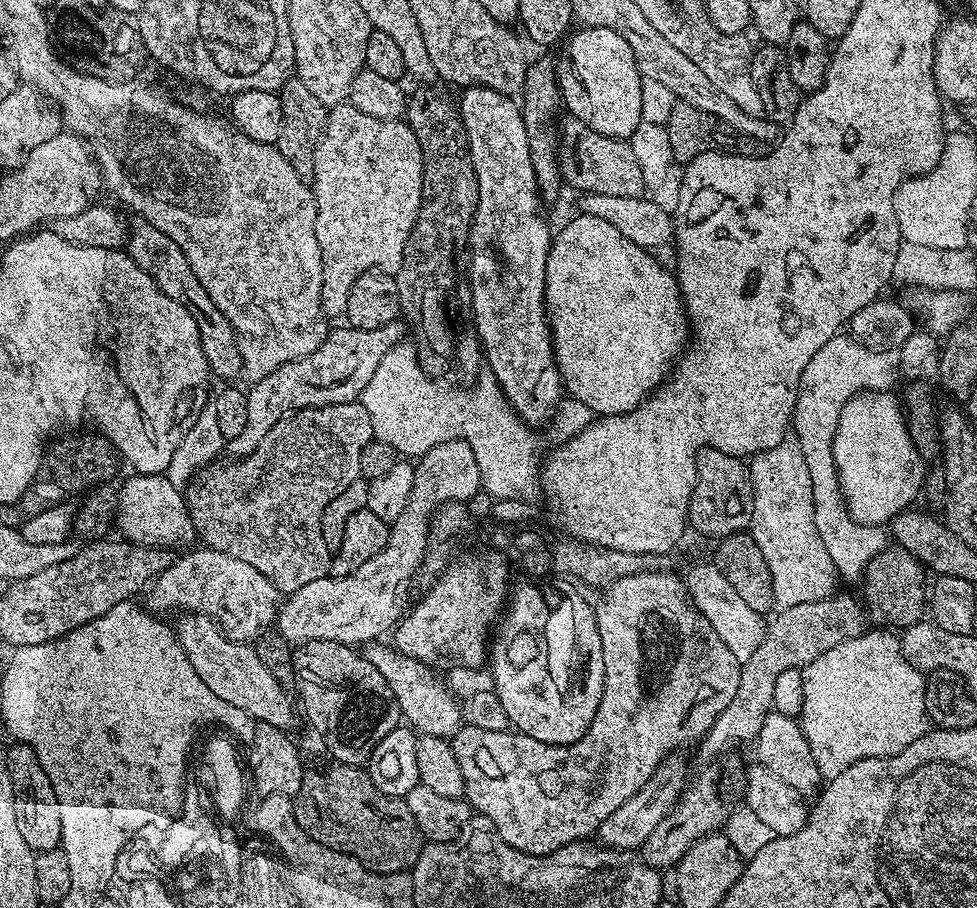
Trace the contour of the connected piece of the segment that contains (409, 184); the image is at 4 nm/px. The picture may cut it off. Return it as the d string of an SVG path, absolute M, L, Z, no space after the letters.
M341 102L328 108L328 121L314 150L310 187L316 198L316 237L322 250L322 310L325 317L344 316L350 286L366 270L377 268L395 274L402 266L406 242L416 225L422 202L424 159L414 130L403 119L383 120L362 114L353 104Z

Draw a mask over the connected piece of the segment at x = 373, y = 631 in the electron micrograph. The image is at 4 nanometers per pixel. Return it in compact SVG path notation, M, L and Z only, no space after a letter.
M451 440L442 442L431 448L425 456L419 457L414 464L414 486L410 490L410 502L406 502L406 510L398 514L396 520L391 521L386 538L386 546L374 558L362 562L358 570L349 576L333 576L331 574L318 578L318 582L310 582L302 586L302 590L287 593L276 613L275 631L286 638L289 644L299 646L311 640L329 640L349 646L362 646L367 642L376 642L381 639L383 632L391 633L402 619L404 608L404 591L424 556L427 544L430 544L430 519L436 509L451 500L471 501L475 492L479 493L480 471L478 458L474 458L474 450L467 440Z

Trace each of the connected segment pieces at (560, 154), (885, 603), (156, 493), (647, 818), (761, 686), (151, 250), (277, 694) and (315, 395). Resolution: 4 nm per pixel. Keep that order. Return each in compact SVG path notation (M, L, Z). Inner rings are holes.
M568 114L559 121L556 161L560 163L561 181L567 187L569 184L570 187L577 188L577 193L614 194L614 198L645 195L646 185L641 167L634 158L629 141L598 134L598 130L590 130L590 126L586 126L586 122L577 116Z
M888 546L880 552L862 575L864 596L868 599L868 612L876 620L885 620L885 625L903 630L916 624L926 612L926 569L917 562L906 549ZM893 624L893 625L892 625Z
M132 474L124 485L119 485L118 491L114 524L117 529L120 527L119 535L129 544L171 549L172 544L191 545L197 539L185 493L172 485L167 475Z
M683 755L668 756L655 768L655 772L646 782L646 786L639 790L634 798L628 798L622 806L614 810L614 814L596 831L597 839L605 847L616 848L620 851L635 851L641 849L642 844L650 836L656 826L668 815L682 795L688 784L686 778L686 762Z
M833 594L818 602L802 602L802 606L782 608L771 617L773 620L770 620L767 625L762 638L762 646L758 646L758 650L754 650L754 654L740 669L740 685L738 691L734 693L734 702L729 702L726 710L722 710L722 714L718 714L718 718L710 726L704 739L699 741L698 749L700 748L700 756L704 762L715 761L722 757L720 755L723 752L728 752L731 748L746 743L747 740L748 743L755 741L758 730L762 730L762 722L767 718L769 712L773 711L775 679L784 670L791 668L803 670L810 662L814 662L814 658L826 654L826 650L834 650L834 646L860 635L862 625L856 621L856 600L852 596L840 595Z
M136 218L133 221L126 239L128 257L146 274L150 274L150 278L162 290L162 294L166 294L166 298L174 298L178 306L186 306L190 310L202 342L202 354L206 354L209 373L213 377L221 376L224 382L235 381L232 379L239 377L242 372L241 358L236 346L236 335L226 314L222 314L222 310L218 310L218 306L210 302L210 294L206 294L202 282L198 282L198 274L190 270L190 262L186 262L186 254L182 254L178 242L174 242L174 238L158 230L148 220Z
M186 612L179 618L181 620L174 624L174 631L180 642L180 649L186 654L192 672L198 674L198 678L202 678L202 682L206 682L206 686L210 686L210 690L218 694L218 698L230 702L230 706L242 710L253 721L285 730L291 729L297 712L293 697L276 681L274 674L270 674L266 666L262 666L262 658L258 658L251 643L231 640L209 616Z
M399 319L390 321L386 326L378 326L378 330L333 327L318 350L306 354L301 360L286 362L266 378L255 381L246 392L246 426L238 438L227 441L227 455L232 455L229 456L232 458L249 456L258 442L270 434L273 426L293 412L357 403L366 390L366 382L370 382L371 375L378 368L378 362L382 362L384 355L405 339L404 332L405 325Z

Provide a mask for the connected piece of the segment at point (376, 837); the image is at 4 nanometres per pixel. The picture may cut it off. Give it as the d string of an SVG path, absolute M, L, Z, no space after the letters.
M335 762L329 765L329 768L324 768L321 772L309 771L298 794L291 801L292 817L298 822L298 826L322 846L354 857L372 872L391 874L412 869L418 862L420 850L426 841L420 835L418 822L414 822L414 814L410 814L410 806L406 806L404 799L399 796L382 794L382 790L374 786L363 767Z

